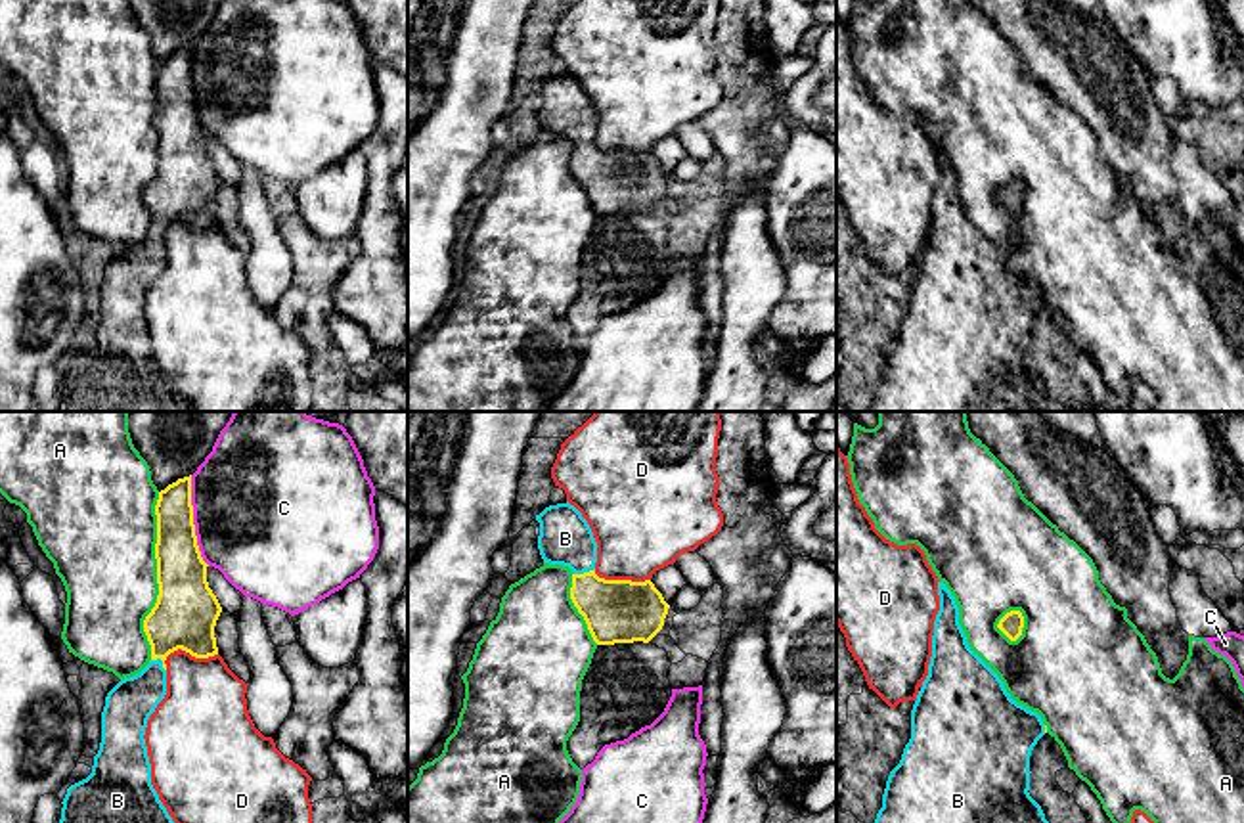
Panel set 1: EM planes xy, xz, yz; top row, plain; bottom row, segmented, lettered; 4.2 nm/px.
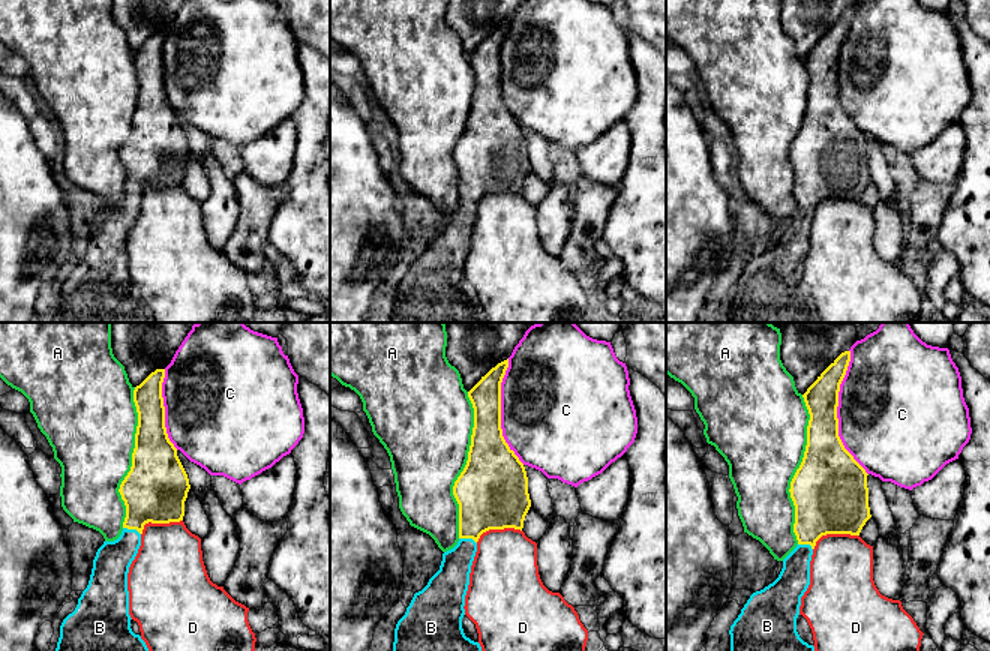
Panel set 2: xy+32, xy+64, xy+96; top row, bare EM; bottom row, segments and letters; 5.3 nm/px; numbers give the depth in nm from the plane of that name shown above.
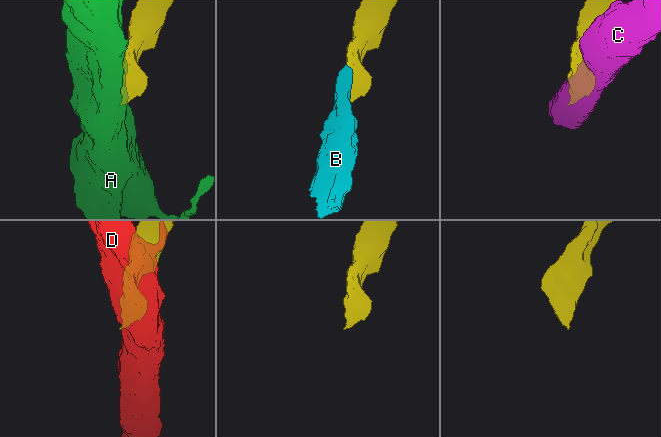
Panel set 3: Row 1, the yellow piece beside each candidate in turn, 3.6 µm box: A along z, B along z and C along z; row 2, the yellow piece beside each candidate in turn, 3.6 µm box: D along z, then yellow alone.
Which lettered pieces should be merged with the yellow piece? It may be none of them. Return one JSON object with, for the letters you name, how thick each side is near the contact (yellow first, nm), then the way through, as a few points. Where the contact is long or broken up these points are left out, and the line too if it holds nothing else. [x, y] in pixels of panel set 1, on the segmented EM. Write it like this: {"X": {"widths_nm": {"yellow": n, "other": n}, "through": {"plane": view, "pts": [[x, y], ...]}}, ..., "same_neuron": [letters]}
{"B": {"widths_nm": {"yellow": 280, "other": 220}}, "same_neuron": ["B"]}

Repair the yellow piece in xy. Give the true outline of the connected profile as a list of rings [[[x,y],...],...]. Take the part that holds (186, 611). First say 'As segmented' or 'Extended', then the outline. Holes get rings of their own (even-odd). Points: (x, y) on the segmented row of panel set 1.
Extended. [[[191,475],[159,492],[155,515],[159,595],[144,620],[151,660],[140,674],[121,679],[107,693],[101,712],[101,743],[94,756],[92,773],[67,789],[59,823],[174,823],[151,785],[151,764],[144,735],[149,716],[167,695],[167,656],[178,649],[195,658],[218,655],[214,626],[222,607],[209,588],[209,565],[197,545]]]

